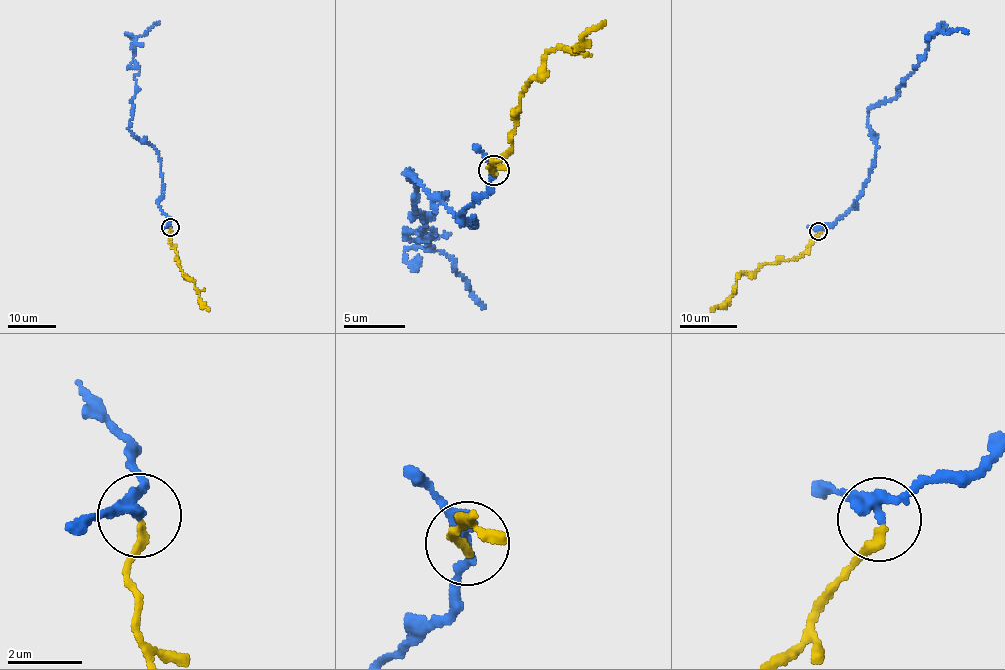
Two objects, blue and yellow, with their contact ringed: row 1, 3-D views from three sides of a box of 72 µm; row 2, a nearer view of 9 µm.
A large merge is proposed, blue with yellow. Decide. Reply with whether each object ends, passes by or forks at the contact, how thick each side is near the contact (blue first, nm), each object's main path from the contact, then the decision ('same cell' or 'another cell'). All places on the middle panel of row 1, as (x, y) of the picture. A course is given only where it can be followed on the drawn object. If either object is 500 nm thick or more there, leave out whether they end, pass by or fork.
blue passes by; yellow ends there; 280 nm thick on the blue side, 220 nm on the other; blue runs (494, 171), (460, 213), (470, 225), (408, 175), (412, 218), (433, 234), (421, 239), (485, 308); yellow runs (494, 171), (493, 163), (511, 148), (520, 92), (548, 53), (571, 52), (605, 21); same cell

